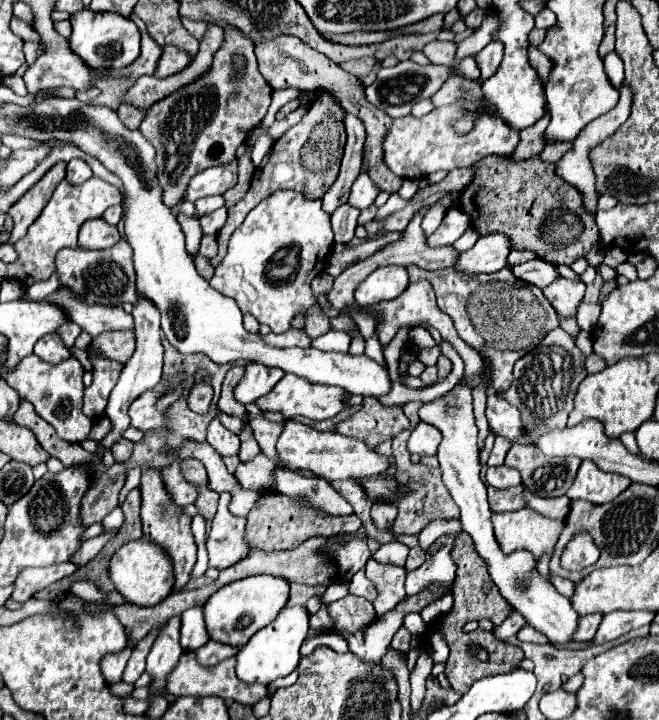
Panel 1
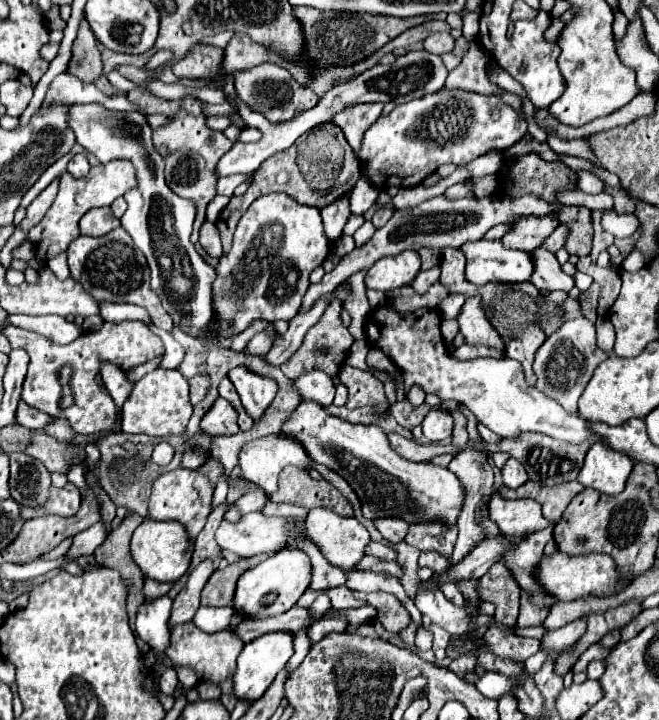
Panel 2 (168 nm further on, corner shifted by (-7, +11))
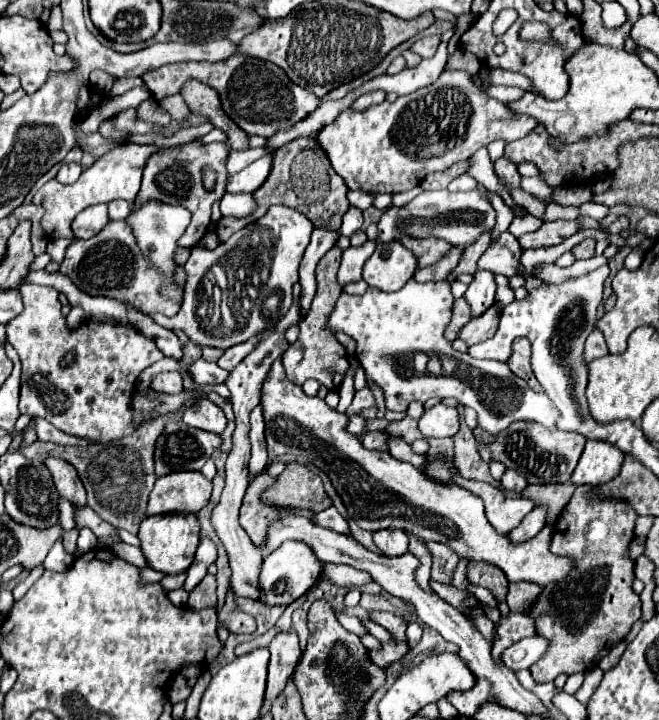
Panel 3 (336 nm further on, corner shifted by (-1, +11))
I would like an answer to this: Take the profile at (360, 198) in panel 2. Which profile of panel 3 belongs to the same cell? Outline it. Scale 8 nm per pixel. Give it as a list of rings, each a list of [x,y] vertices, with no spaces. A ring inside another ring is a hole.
[[[350,207],[348,213],[344,215],[344,221],[342,221],[342,229],[340,233],[346,235],[346,237],[352,237],[356,231],[362,229],[362,211],[356,209],[356,207]]]

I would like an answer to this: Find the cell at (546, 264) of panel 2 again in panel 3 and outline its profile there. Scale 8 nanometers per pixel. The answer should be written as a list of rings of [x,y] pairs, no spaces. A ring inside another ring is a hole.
[[[504,231],[478,259],[478,269],[488,269],[492,273],[504,275],[504,277],[514,277],[516,267],[520,265],[520,245],[518,239],[510,233]]]

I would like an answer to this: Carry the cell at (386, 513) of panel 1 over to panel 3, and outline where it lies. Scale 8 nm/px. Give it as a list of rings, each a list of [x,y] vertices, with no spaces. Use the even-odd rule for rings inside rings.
[[[382,529],[374,533],[376,547],[388,557],[400,557],[408,551],[408,537],[400,529]]]

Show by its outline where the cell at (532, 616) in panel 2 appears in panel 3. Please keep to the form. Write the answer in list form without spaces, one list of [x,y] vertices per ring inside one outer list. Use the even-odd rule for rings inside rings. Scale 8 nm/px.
[[[528,581],[510,583],[510,585],[508,585],[506,603],[508,603],[510,611],[520,611],[520,613],[524,613],[524,611],[528,609],[530,601],[534,601],[540,591],[542,591],[540,585],[532,585],[532,583],[528,583]]]

